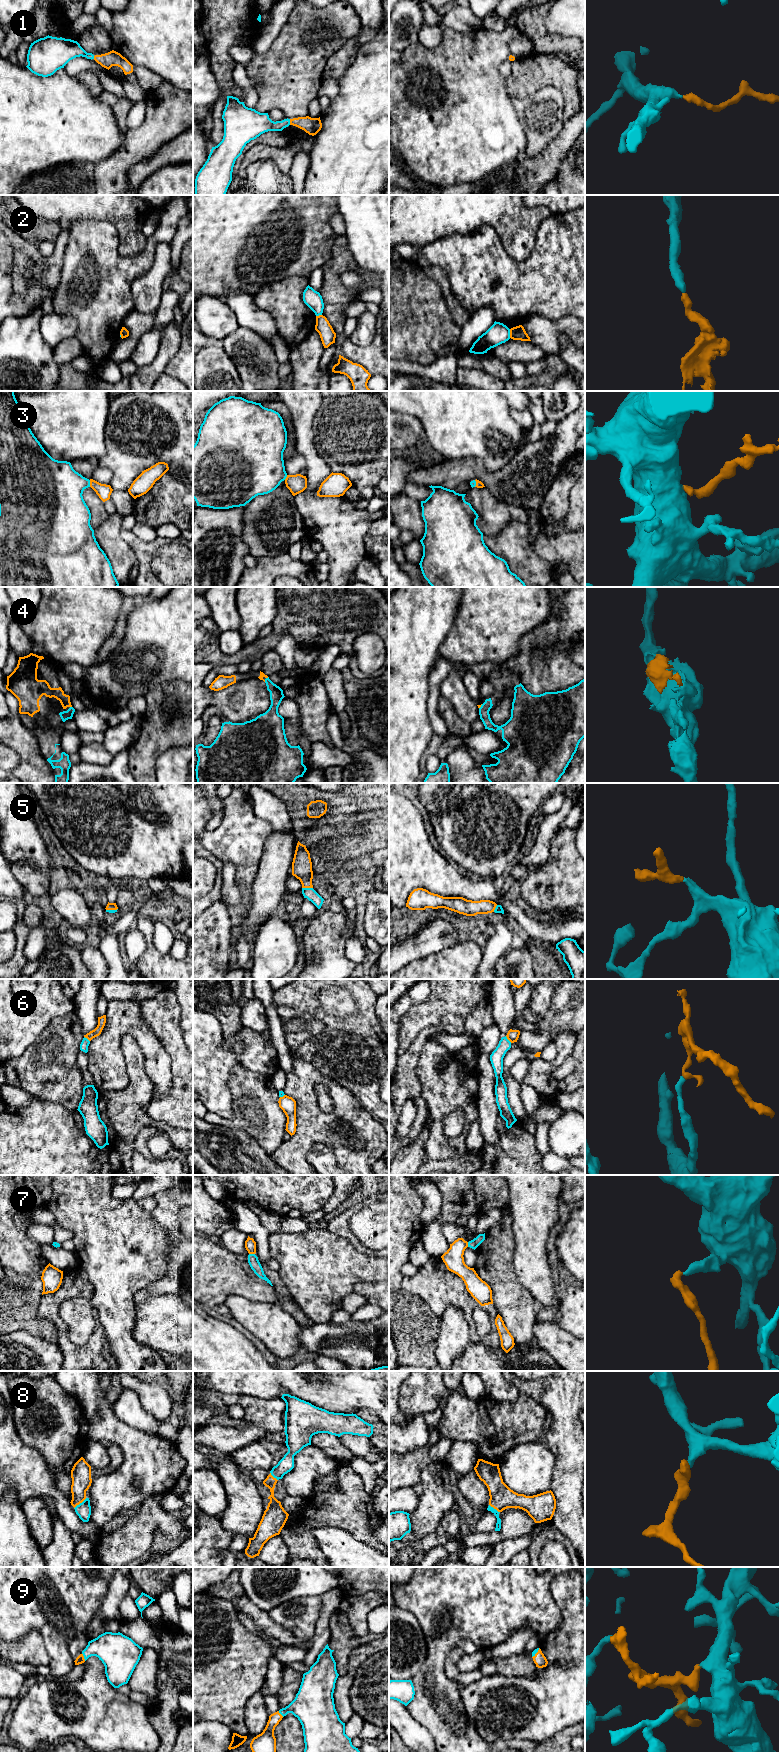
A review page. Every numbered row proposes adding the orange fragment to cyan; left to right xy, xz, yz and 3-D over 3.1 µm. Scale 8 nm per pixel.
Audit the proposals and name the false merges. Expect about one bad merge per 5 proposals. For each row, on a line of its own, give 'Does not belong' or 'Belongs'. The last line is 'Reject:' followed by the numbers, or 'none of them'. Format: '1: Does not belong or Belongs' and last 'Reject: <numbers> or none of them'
1: Belongs
2: Does not belong
3: Belongs
4: Belongs
5: Belongs
6: Does not belong
7: Belongs
8: Belongs
9: Belongs
Reject: 2, 6

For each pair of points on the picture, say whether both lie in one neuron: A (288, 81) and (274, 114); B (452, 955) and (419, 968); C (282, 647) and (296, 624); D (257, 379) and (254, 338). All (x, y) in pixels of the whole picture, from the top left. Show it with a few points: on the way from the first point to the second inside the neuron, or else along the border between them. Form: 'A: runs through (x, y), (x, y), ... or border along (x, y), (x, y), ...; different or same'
A: border along (267, 112), (279, 108), (287, 117); different
B: runs through (444, 963), (439, 968), (427, 968); same
C: border along (297, 642), (291, 636), (284, 635), (273, 649); different
D: border along (242, 337), (264, 367), (266, 378); different

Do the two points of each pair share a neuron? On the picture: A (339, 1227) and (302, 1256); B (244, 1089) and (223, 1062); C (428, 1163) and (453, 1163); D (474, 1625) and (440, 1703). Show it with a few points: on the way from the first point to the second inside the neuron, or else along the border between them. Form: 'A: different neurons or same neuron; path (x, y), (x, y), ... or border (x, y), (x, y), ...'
A: different neurons; border (310, 1228), (325, 1228), (344, 1237), (352, 1246)
B: different neurons; border (255, 1071), (232, 1068), (232, 1097)
C: same neuron; path (434, 1164), (447, 1164)
D: same neuron; path (452, 1637), (436, 1653), (436, 1681)

